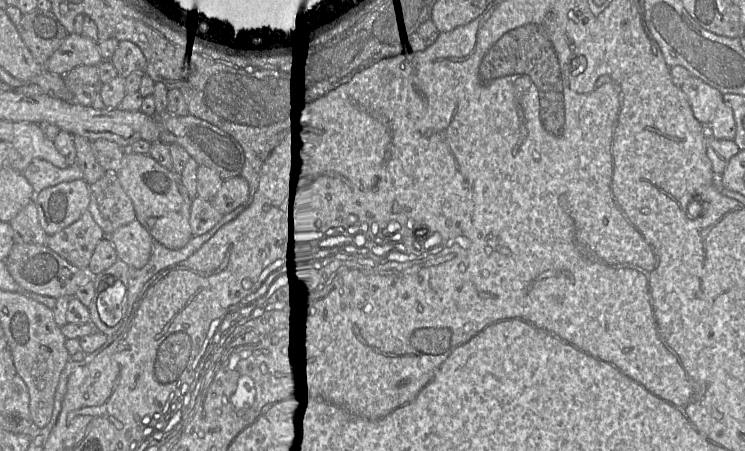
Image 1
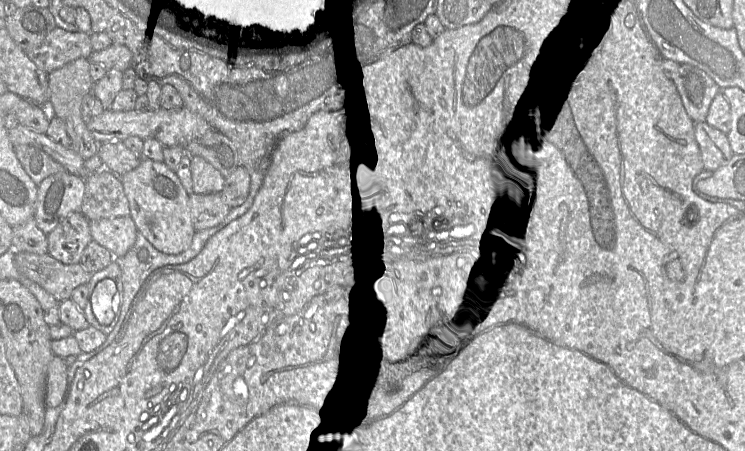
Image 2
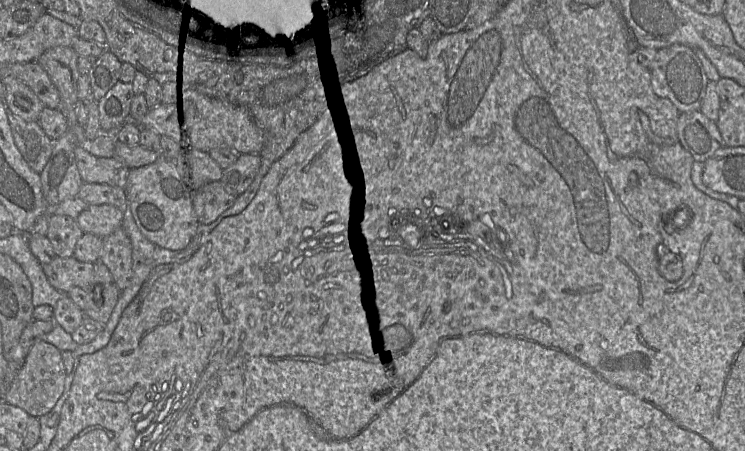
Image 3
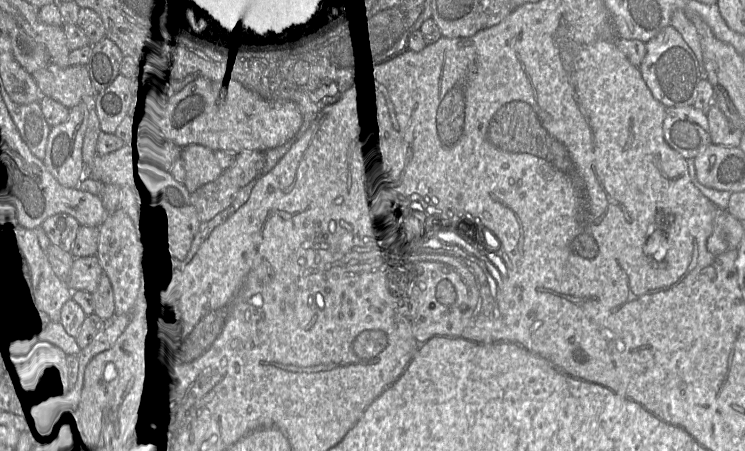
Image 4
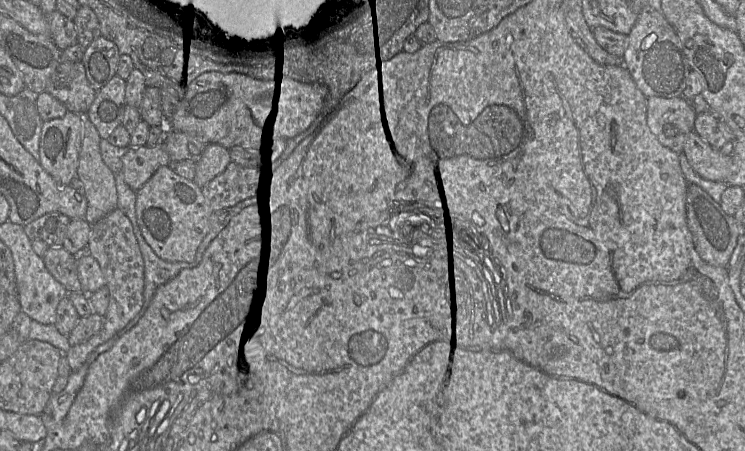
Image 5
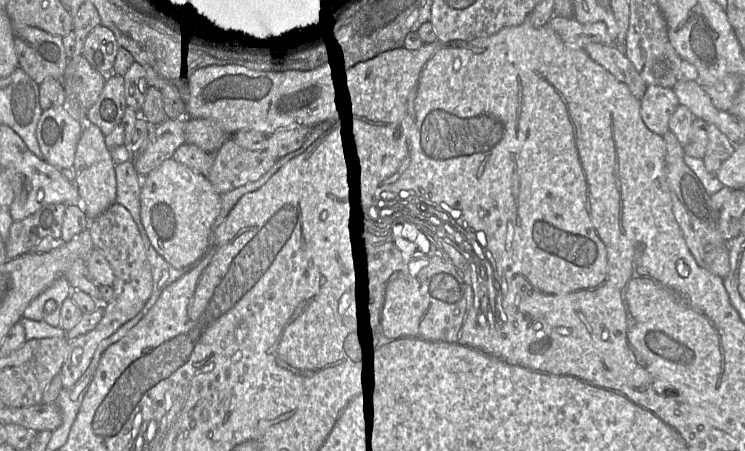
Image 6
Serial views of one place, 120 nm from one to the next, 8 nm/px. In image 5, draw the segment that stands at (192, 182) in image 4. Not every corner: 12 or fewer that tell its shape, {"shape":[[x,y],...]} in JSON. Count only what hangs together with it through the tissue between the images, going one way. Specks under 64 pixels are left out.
{"shape":[[207,144],[195,161],[194,182],[202,188],[231,162],[229,150]]}

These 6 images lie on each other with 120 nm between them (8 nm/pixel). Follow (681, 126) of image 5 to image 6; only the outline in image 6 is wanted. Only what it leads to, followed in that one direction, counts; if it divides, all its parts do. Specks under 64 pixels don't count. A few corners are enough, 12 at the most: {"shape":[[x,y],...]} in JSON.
{"shape":[[648,85],[641,117],[663,136],[679,105],[673,89]]}

